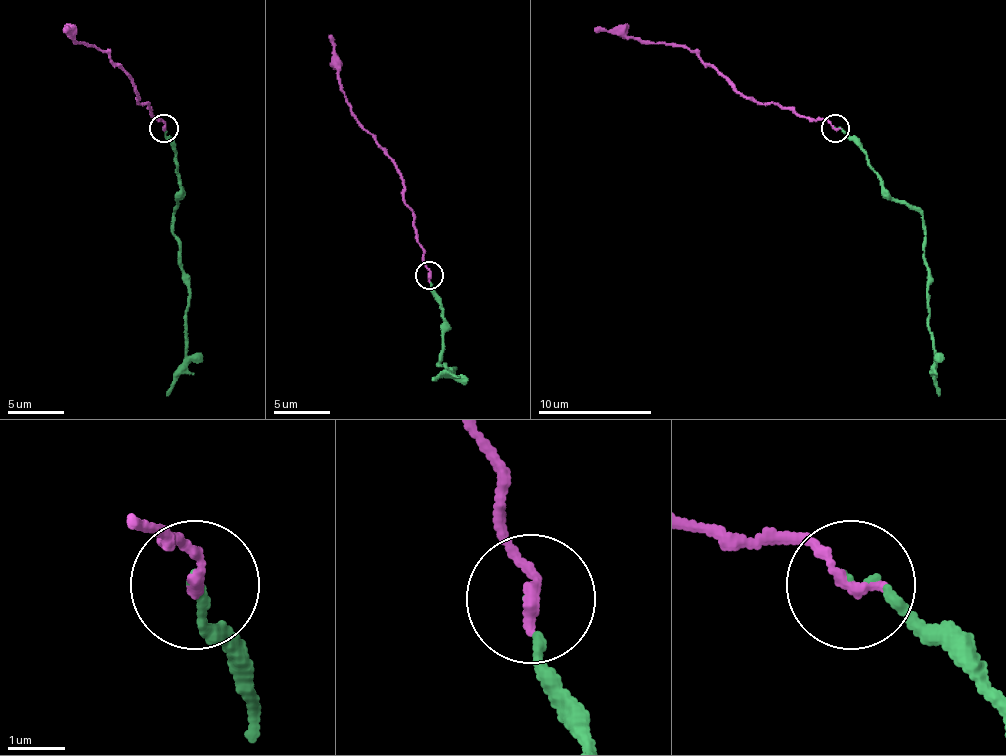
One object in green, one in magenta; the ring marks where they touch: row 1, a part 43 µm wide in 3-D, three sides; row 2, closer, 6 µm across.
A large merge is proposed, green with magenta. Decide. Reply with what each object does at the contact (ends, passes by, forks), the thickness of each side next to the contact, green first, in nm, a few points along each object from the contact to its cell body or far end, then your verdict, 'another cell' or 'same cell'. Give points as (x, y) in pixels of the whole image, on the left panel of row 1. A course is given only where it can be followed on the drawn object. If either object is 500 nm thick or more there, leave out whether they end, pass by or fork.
green ends | magenta ends | 90/200 nm | green via (163, 129), (174, 152), (180, 185), (174, 217), (188, 310), (186, 367), (166, 395) | magenta via (163, 129), (146, 103), (137, 101), (137, 89), (98, 47), (78, 44), (64, 27) | another cell

